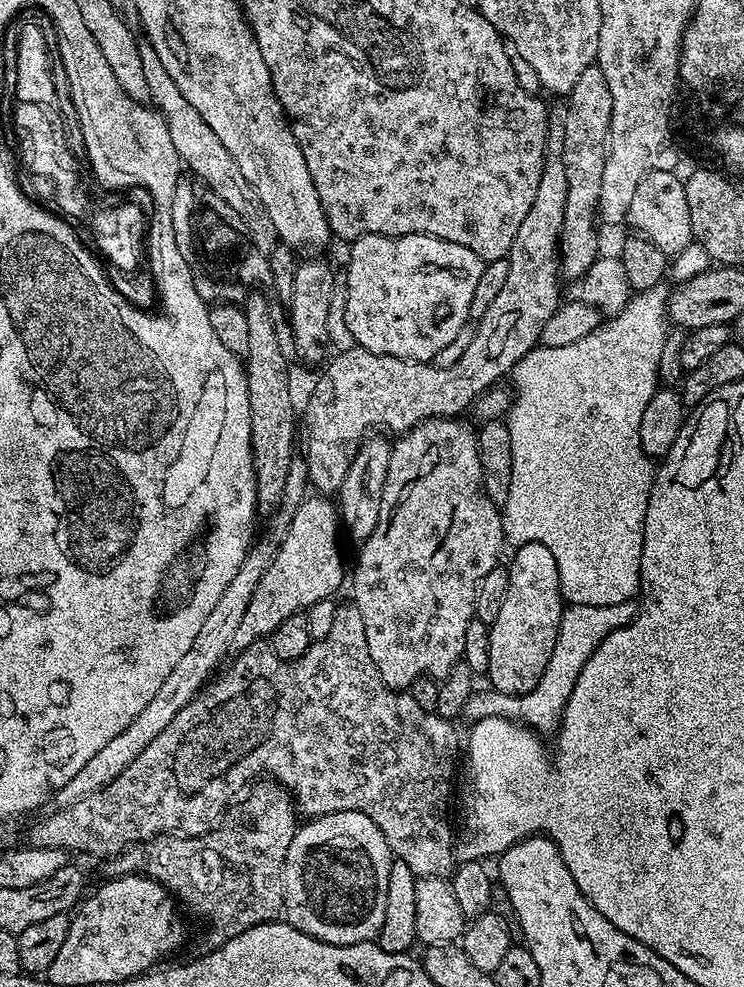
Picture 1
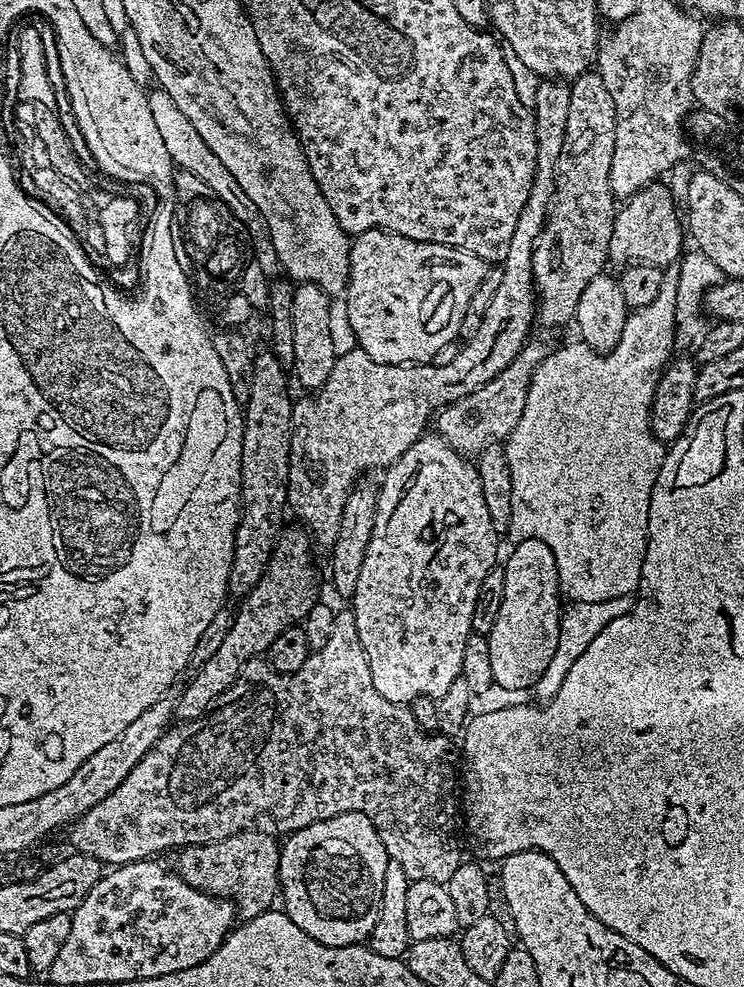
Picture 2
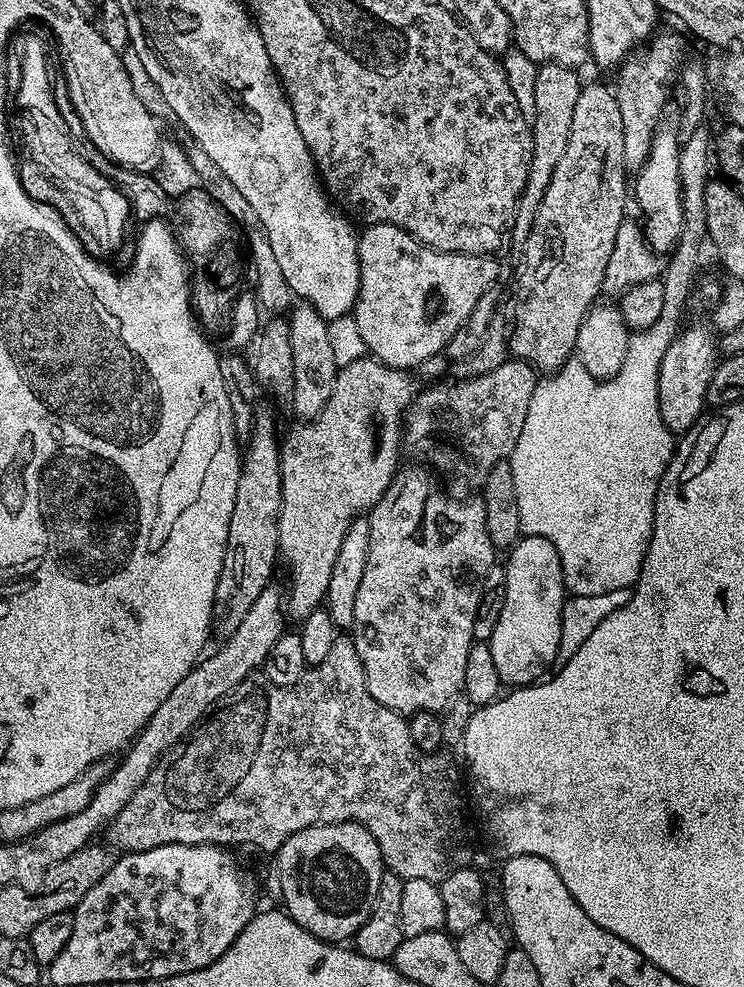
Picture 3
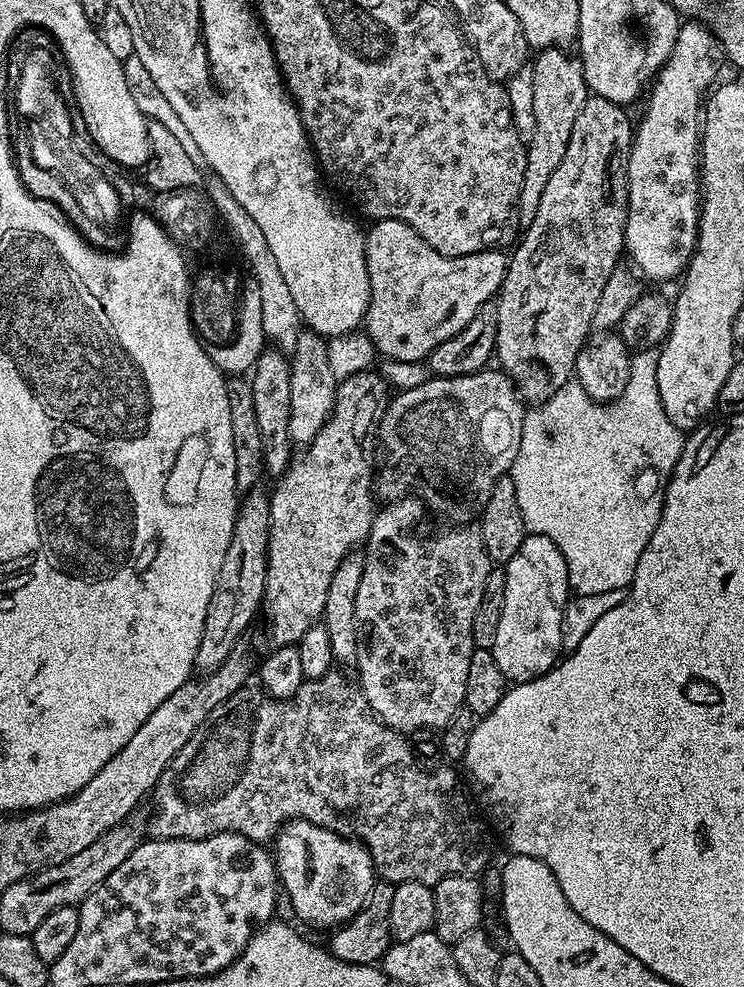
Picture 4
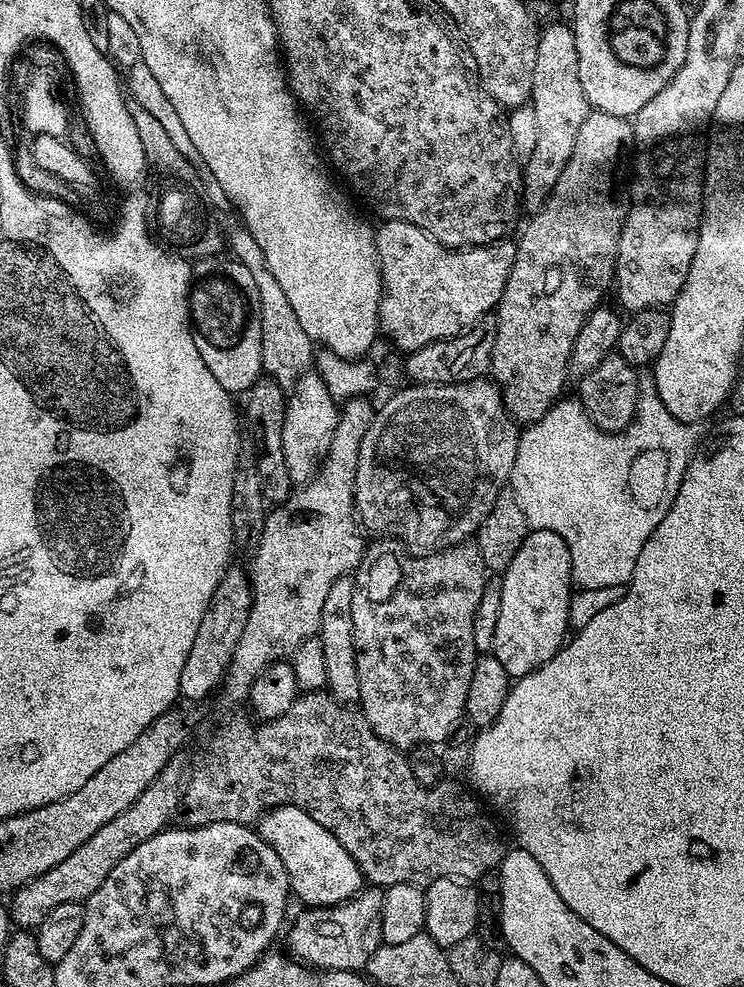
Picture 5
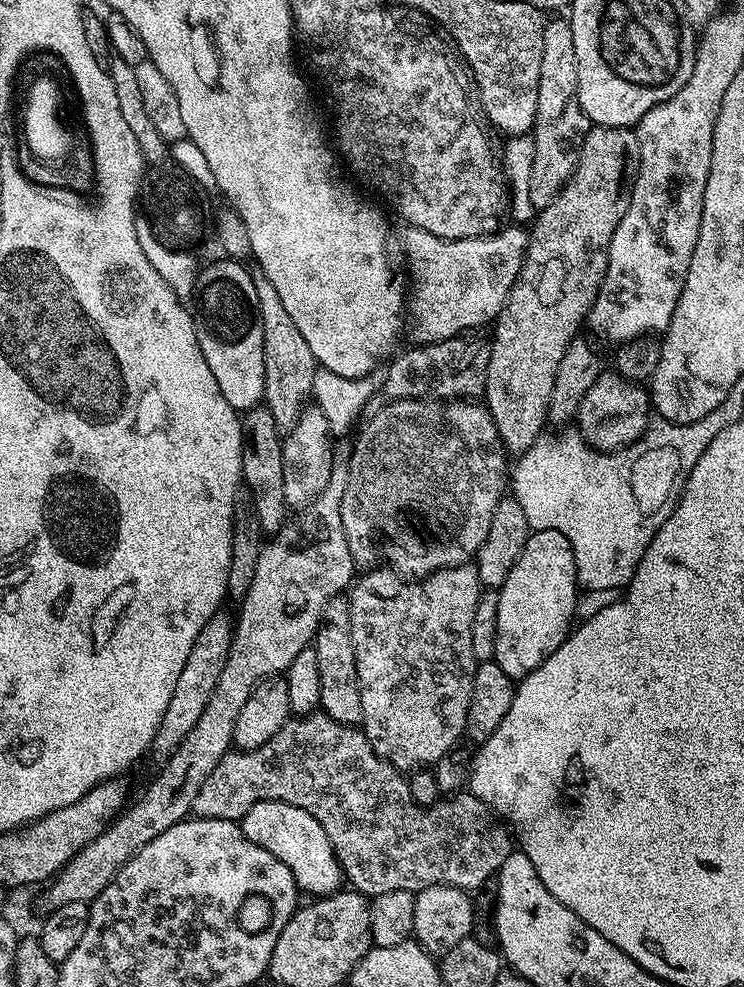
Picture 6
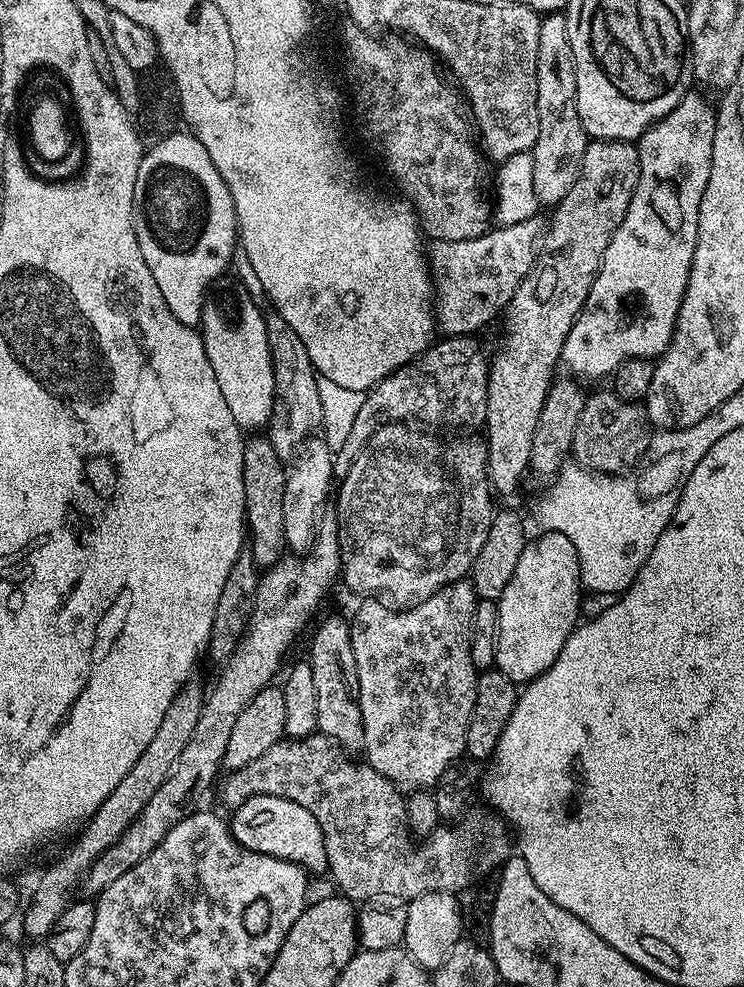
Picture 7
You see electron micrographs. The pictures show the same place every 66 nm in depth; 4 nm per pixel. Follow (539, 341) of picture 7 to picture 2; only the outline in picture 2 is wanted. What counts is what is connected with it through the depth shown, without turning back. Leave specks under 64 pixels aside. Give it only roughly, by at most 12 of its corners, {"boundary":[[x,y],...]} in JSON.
{"boundary":[[570,84],[556,193],[532,259],[541,325],[609,263],[614,98]]}

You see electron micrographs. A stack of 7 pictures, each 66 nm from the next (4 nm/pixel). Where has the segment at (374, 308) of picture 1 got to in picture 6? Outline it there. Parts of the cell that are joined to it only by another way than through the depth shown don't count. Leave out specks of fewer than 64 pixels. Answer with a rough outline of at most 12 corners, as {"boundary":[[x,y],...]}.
{"boundary":[[403,229],[416,344],[483,329],[529,233],[465,240]]}

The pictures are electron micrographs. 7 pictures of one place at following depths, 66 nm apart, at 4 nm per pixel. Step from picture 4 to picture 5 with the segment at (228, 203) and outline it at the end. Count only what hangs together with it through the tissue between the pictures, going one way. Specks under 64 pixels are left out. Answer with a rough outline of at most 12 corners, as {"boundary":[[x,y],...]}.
{"boundary":[[243,226],[231,255],[253,275],[262,317],[265,375],[283,389],[314,360],[262,248]]}

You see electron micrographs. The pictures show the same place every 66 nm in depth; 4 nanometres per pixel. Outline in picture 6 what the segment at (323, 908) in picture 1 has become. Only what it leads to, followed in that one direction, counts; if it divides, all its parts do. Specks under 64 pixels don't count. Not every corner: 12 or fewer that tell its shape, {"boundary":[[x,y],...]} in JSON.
{"boundary":[[281,800],[238,823],[294,874],[301,893],[341,891],[334,846],[318,818]]}

